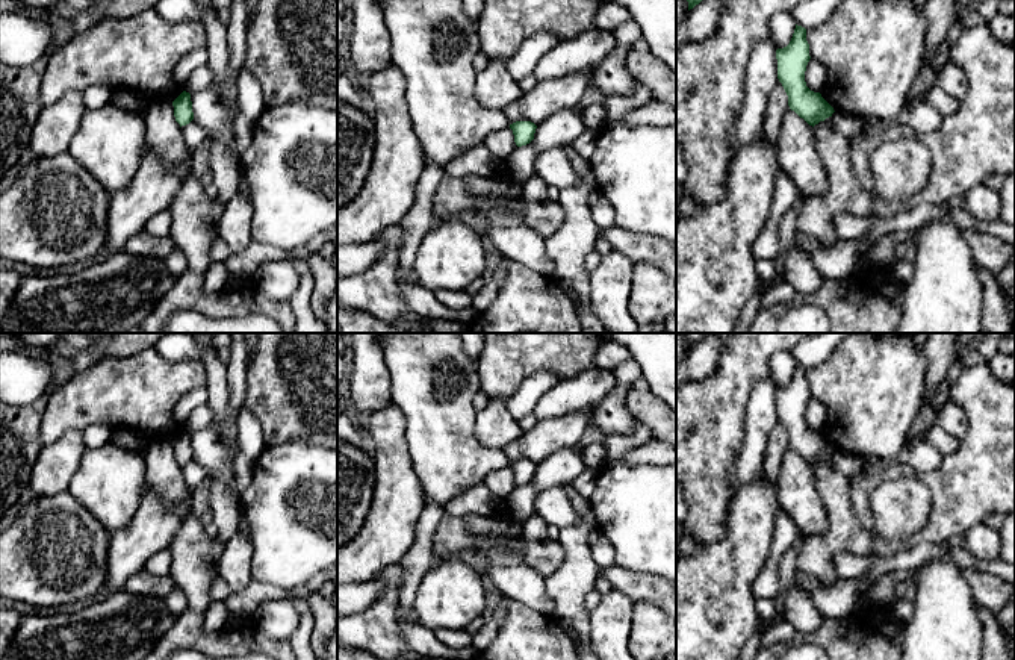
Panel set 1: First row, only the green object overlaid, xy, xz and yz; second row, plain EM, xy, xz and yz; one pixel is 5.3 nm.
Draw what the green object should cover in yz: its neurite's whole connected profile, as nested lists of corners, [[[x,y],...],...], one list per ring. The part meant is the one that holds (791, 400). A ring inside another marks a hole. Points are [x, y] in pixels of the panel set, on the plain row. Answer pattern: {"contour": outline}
{"contour": [[[796,363],[790,383],[776,389],[776,398],[778,418],[788,434],[790,448],[812,466],[832,456],[833,447],[805,421],[806,404],[811,398],[805,366]]]}

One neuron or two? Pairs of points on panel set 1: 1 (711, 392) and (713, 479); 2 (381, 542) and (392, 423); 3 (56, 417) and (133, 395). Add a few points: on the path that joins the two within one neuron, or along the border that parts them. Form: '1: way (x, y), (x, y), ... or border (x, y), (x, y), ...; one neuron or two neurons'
1: way (711, 414), (711, 457); one neuron
2: way (392, 512), (392, 453); one neuron
3: way (76, 404), (93, 395), (114, 395); one neuron

